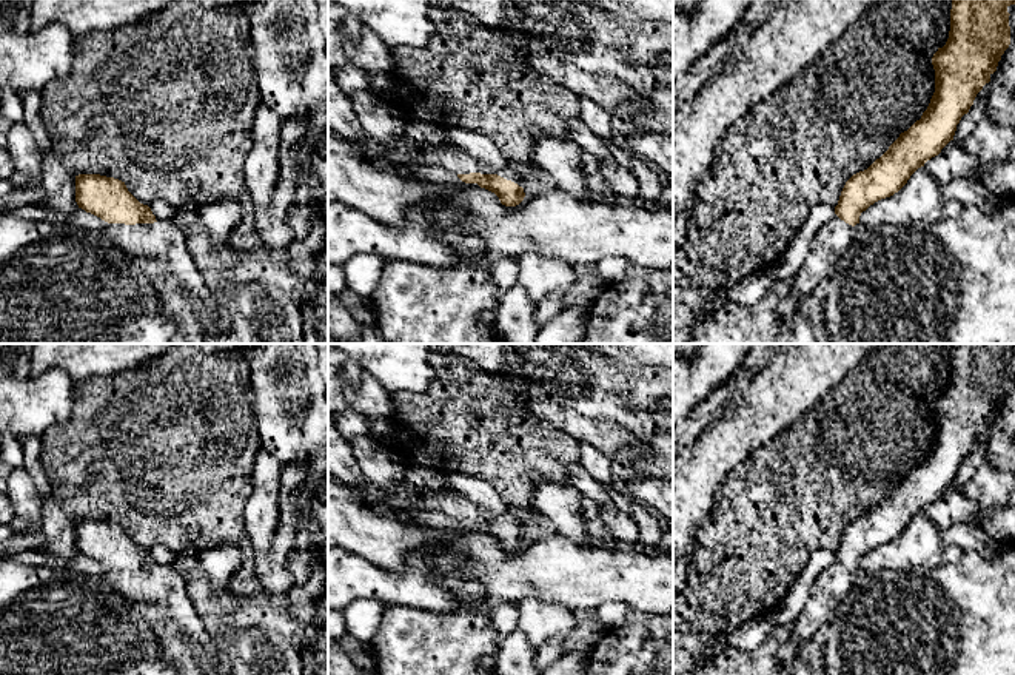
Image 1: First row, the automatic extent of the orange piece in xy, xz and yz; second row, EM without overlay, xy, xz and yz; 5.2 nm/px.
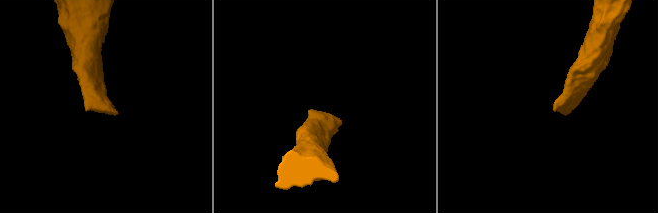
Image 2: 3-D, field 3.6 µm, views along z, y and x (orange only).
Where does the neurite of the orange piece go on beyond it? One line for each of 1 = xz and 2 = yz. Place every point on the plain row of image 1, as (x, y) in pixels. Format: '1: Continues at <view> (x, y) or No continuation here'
1: No continuation here
2: No continuation here

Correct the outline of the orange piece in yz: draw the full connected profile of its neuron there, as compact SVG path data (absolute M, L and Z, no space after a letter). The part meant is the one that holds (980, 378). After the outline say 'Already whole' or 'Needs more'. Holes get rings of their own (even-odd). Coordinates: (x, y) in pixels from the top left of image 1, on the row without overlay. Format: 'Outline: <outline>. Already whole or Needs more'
Outline: M1015 344L950 345L949 384L932 402L935 438L927 455L841 536L835 559L852 572L859 569L863 556L898 538L918 513L953 485L956 470L1010 390L1007 353Z. Already whole

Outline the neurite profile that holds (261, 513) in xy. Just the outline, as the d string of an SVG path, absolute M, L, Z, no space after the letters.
M262 447L256 453L253 468L253 492L245 504L245 535L254 553L270 549L279 527L282 465Z

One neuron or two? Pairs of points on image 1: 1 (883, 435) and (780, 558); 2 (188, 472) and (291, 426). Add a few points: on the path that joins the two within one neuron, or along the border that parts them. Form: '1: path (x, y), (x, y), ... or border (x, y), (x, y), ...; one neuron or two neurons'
1: path (852, 466), (790, 527); one neuron
2: border (253, 404), (254, 427), (261, 446); two neurons

